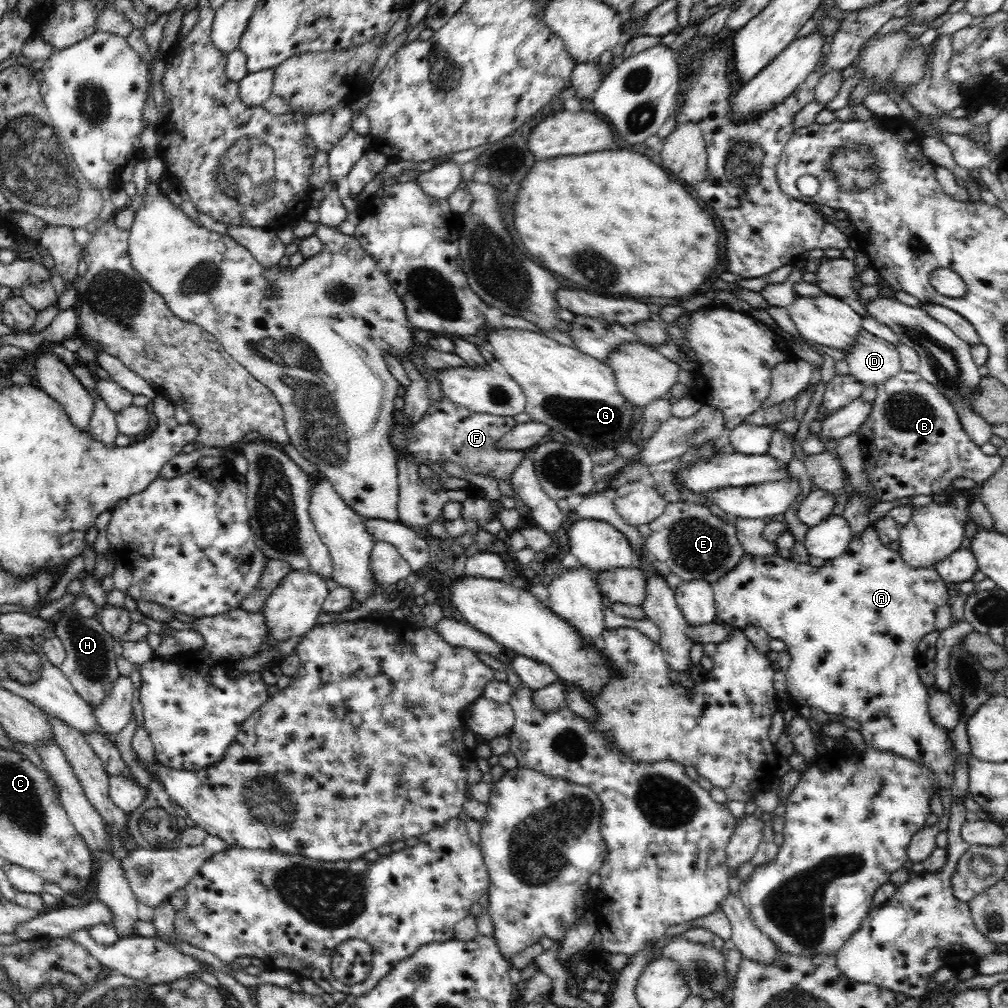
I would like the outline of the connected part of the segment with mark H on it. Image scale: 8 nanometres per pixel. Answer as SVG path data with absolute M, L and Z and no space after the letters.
M72 604L58 610L58 620L50 620L54 634L60 639L66 658L59 666L64 676L70 681L74 690L89 704L100 704L106 696L106 690L112 688L118 678L116 667L117 655L114 653L114 638L104 630L104 627L94 618L81 616L74 611Z

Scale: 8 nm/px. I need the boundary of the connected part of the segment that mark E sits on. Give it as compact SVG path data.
M686 501L670 502L664 513L649 524L652 534L645 548L655 556L655 560L677 574L683 582L701 578L706 582L716 582L724 576L745 554L732 524L727 524L714 516L708 508Z

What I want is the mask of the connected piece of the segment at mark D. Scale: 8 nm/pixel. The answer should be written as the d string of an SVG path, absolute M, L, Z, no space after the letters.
M863 331L854 344L842 350L848 372L862 384L879 385L900 372L898 349L892 343Z

